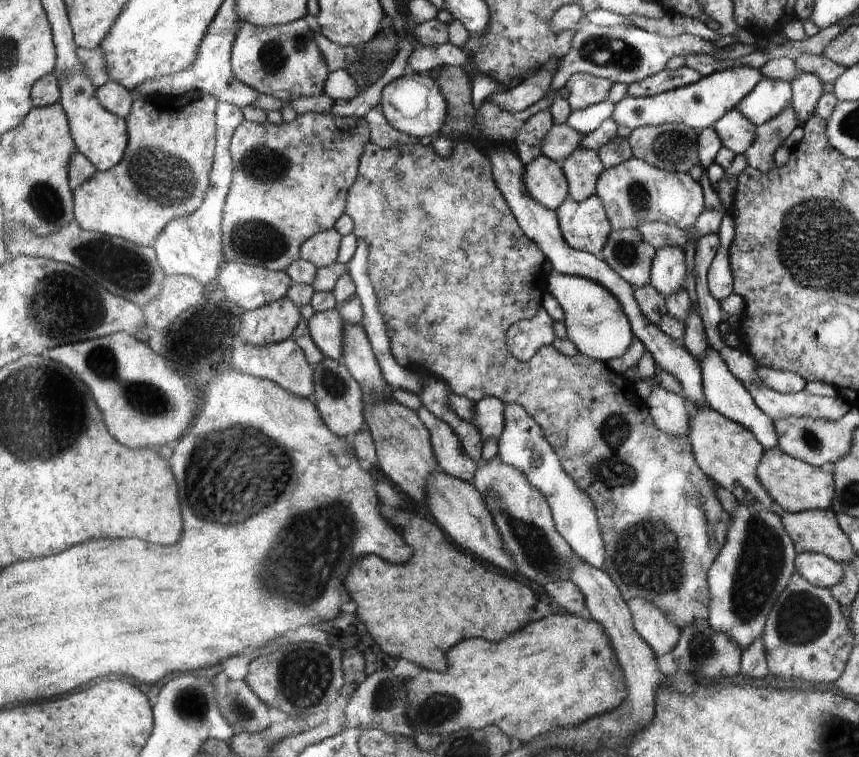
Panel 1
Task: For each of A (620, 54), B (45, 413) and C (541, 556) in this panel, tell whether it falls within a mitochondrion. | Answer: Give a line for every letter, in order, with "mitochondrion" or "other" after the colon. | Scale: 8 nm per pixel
A: mitochondrion
B: mitochondrion
C: mitochondrion

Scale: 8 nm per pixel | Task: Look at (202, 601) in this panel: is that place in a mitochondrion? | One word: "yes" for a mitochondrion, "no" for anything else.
no

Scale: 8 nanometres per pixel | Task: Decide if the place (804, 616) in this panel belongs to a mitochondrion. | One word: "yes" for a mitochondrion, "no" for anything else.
yes

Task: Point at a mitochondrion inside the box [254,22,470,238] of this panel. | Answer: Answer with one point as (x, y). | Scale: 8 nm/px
(274, 56)

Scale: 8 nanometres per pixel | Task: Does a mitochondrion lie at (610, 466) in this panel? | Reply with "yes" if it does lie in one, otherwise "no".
yes

